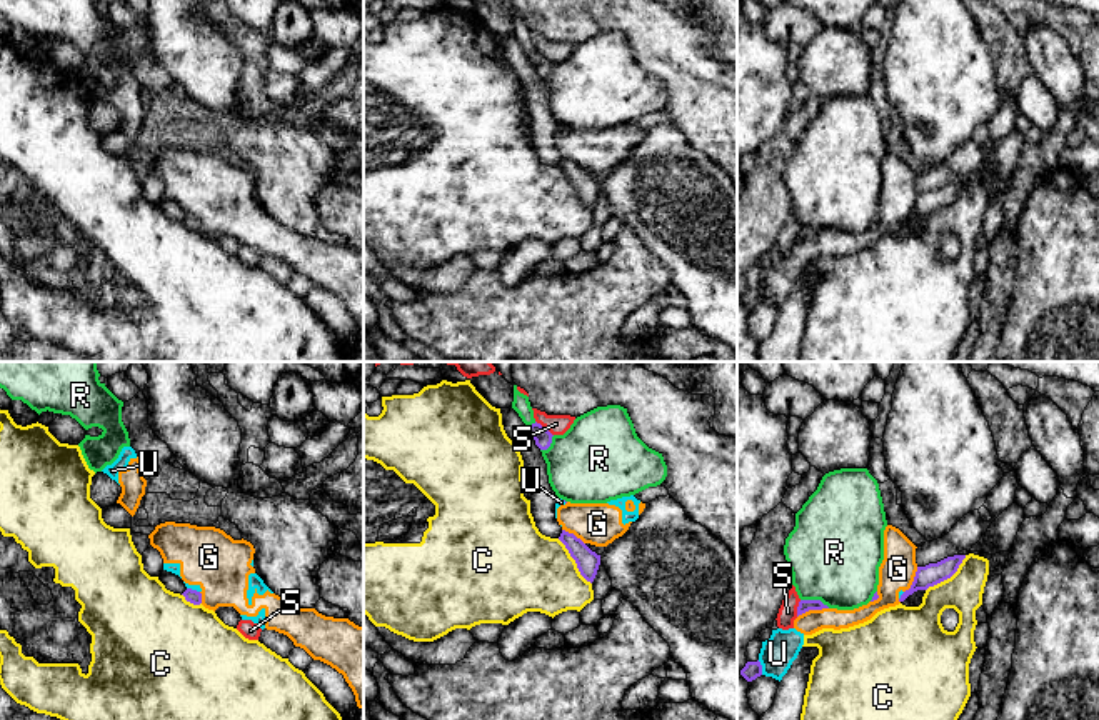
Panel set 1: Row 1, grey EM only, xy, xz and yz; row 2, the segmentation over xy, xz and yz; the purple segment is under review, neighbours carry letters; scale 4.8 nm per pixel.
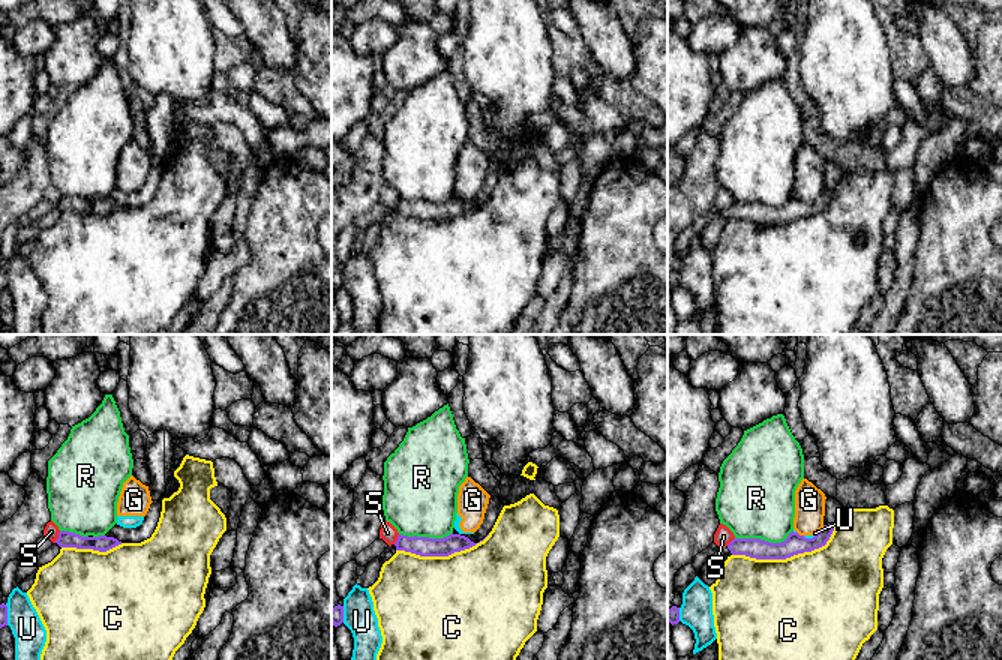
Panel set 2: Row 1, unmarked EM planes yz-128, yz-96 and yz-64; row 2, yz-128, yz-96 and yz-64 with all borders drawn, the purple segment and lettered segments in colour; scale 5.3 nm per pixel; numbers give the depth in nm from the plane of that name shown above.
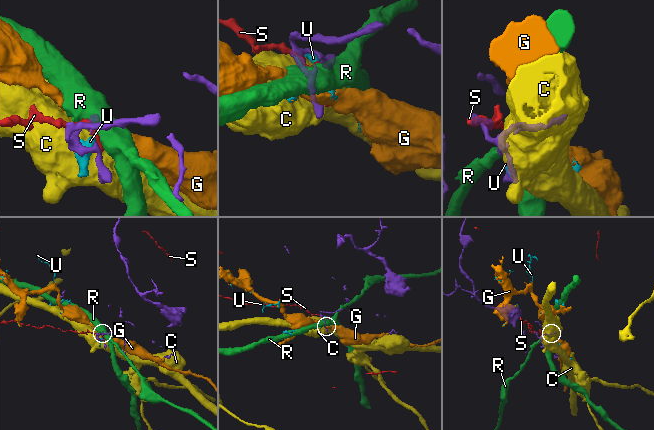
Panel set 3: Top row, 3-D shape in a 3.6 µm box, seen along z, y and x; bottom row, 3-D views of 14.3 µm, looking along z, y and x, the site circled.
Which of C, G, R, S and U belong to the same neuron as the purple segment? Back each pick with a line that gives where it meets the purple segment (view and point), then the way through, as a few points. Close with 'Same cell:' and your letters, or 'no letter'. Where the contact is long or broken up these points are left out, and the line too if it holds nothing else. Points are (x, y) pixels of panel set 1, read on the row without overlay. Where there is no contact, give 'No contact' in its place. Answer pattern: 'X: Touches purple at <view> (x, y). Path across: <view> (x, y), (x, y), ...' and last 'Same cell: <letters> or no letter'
Same cell: no letter

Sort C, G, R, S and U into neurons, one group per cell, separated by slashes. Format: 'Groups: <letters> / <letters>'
Groups: C / G U / R / S

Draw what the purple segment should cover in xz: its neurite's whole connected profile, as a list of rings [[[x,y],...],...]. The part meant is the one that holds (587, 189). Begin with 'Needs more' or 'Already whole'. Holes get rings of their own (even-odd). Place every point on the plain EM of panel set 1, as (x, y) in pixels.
Already whole. [[[562,157],[559,167],[565,172],[570,183],[575,187],[580,202],[592,210],[600,192],[600,182],[592,178],[580,165],[565,157]]]

